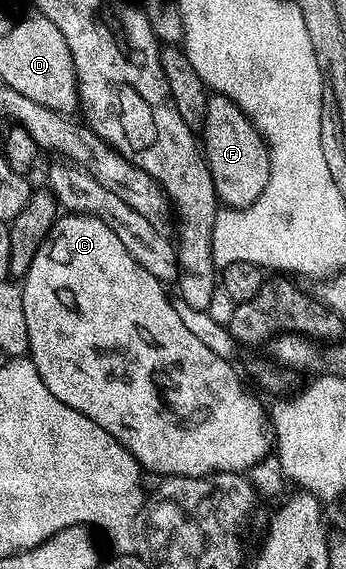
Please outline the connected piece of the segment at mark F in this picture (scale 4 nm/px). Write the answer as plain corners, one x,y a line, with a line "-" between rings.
217,93
210,95
201,129
201,149
204,158
207,159
209,172
213,176
216,199
224,207
232,210
245,210
248,206
252,206
257,200
257,196
261,196
261,192
265,192
265,184
269,184
271,172
271,152
267,148
266,140
259,133
259,129
251,123
250,118
240,106
233,104
233,100

